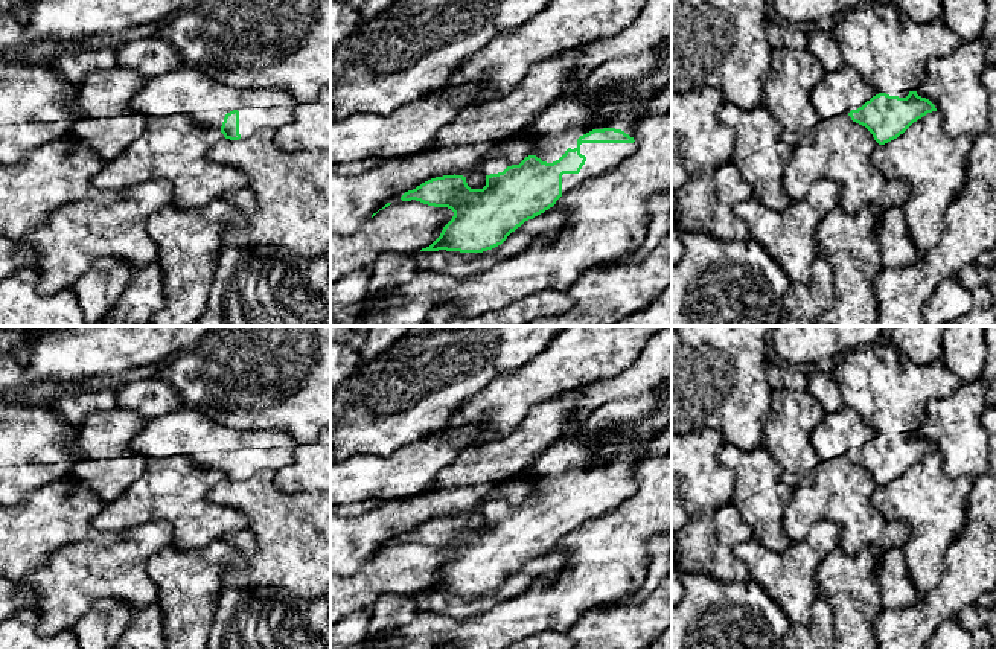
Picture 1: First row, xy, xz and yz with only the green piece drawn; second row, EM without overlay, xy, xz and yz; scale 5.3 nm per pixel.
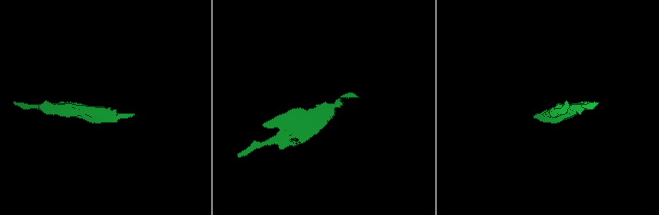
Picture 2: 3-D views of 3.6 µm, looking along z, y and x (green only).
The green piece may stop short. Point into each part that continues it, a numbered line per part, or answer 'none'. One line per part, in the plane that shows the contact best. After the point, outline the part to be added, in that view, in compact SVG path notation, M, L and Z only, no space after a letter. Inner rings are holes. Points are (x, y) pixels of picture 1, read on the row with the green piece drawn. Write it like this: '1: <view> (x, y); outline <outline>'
1: xz (600, 157); outline M582 143L580 154L586 157L579 174L562 175L562 195L614 171L627 155L637 149L637 143Z

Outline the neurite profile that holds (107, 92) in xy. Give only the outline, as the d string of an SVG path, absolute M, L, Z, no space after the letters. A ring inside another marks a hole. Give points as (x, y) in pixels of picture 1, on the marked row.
M128 67L99 69L78 85L82 114L67 134L96 151L104 161L117 158L146 129L148 119L131 108L131 98L148 82Z

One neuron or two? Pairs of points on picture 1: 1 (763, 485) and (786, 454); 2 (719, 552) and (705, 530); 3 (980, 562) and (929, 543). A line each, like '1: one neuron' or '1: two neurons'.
1: two neurons
2: one neuron
3: two neurons

